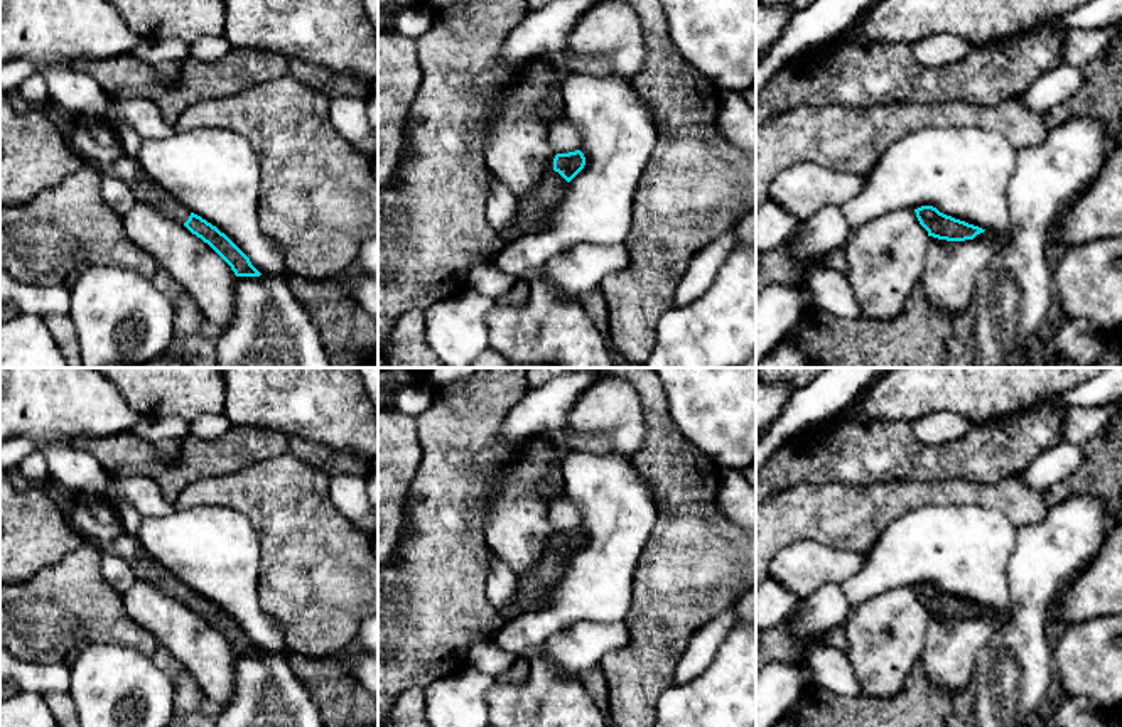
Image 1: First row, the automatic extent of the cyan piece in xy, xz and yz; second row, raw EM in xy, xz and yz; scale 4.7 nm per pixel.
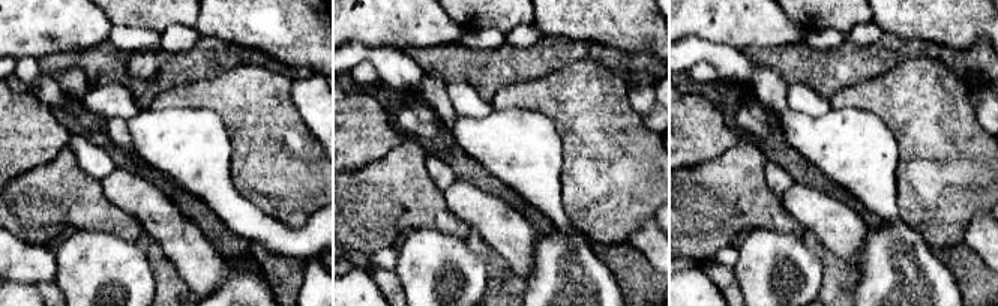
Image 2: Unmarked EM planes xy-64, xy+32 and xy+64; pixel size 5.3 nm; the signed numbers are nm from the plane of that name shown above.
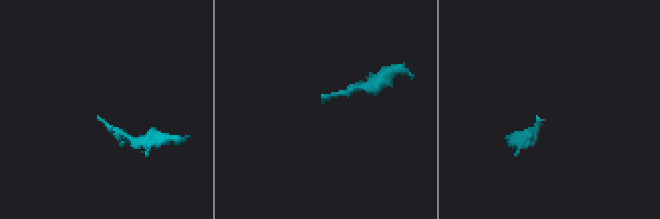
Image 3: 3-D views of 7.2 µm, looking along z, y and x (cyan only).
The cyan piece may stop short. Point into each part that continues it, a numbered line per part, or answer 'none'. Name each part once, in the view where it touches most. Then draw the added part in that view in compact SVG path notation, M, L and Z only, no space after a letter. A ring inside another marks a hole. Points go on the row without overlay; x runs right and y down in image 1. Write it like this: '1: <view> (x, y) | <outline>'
1: xz (532, 589) | M550 541L547 552L535 568L518 577L516 594L511 606L518 609L540 607L547 594L564 577L567 558Z

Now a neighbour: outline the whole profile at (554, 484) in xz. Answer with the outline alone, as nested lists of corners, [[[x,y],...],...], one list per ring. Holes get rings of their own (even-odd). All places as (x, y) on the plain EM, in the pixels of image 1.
[[[553,472],[542,486],[540,486],[540,493],[548,496],[548,498],[555,498],[564,491],[564,476],[562,472]]]

